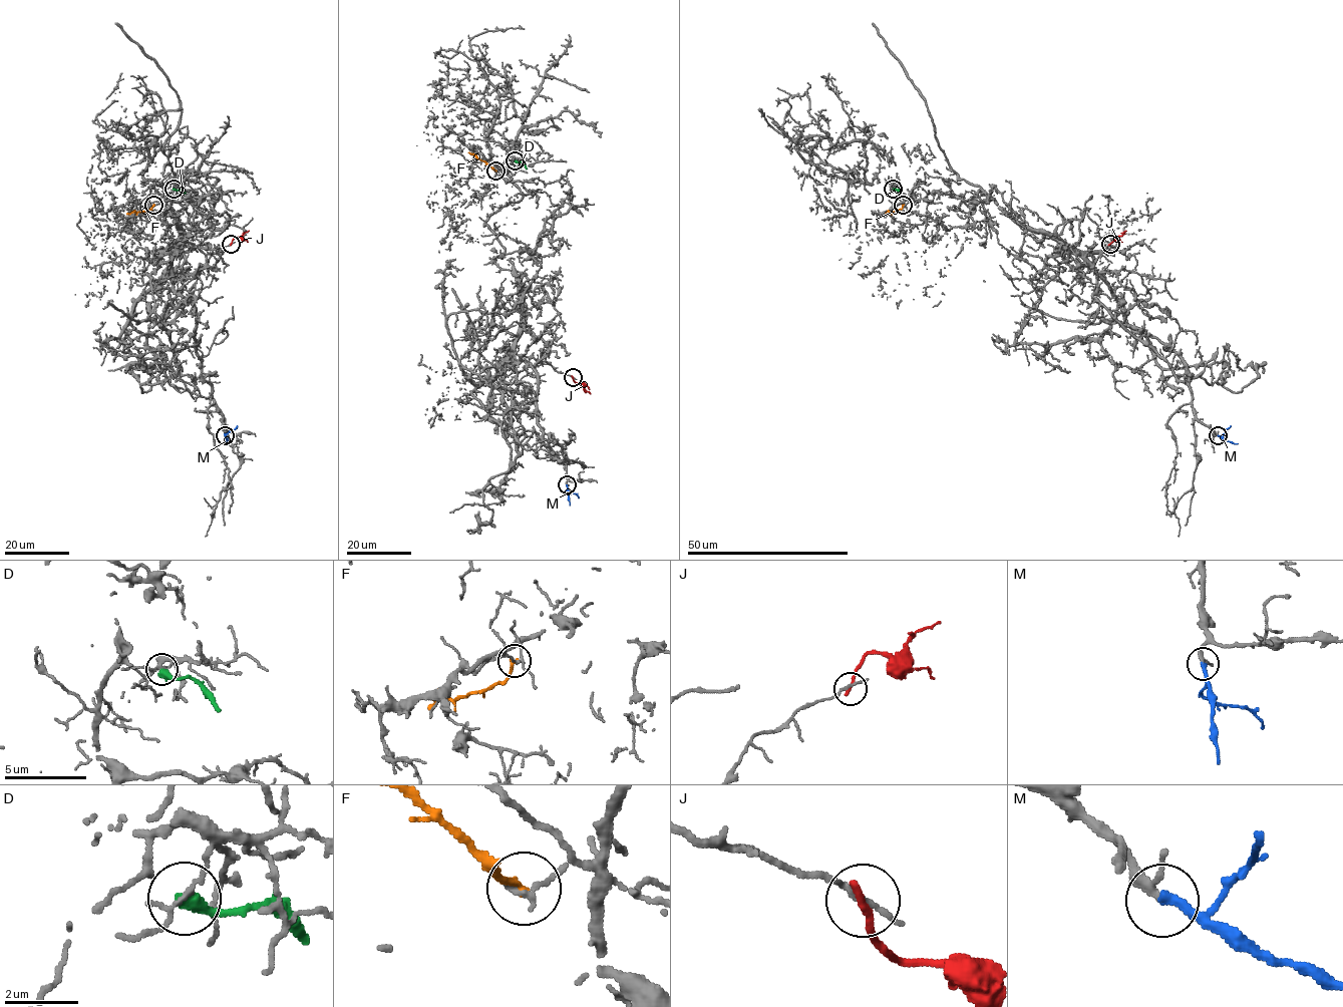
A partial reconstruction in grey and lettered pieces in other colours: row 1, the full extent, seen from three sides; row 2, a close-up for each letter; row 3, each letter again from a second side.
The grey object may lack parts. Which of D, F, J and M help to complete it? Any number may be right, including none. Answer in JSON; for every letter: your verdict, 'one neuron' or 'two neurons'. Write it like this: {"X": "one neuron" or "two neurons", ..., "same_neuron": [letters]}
{"D": "two neurons", "F": "two neurons", "J": "two neurons", "M": "one neuron", "same_neuron": ["M"]}

